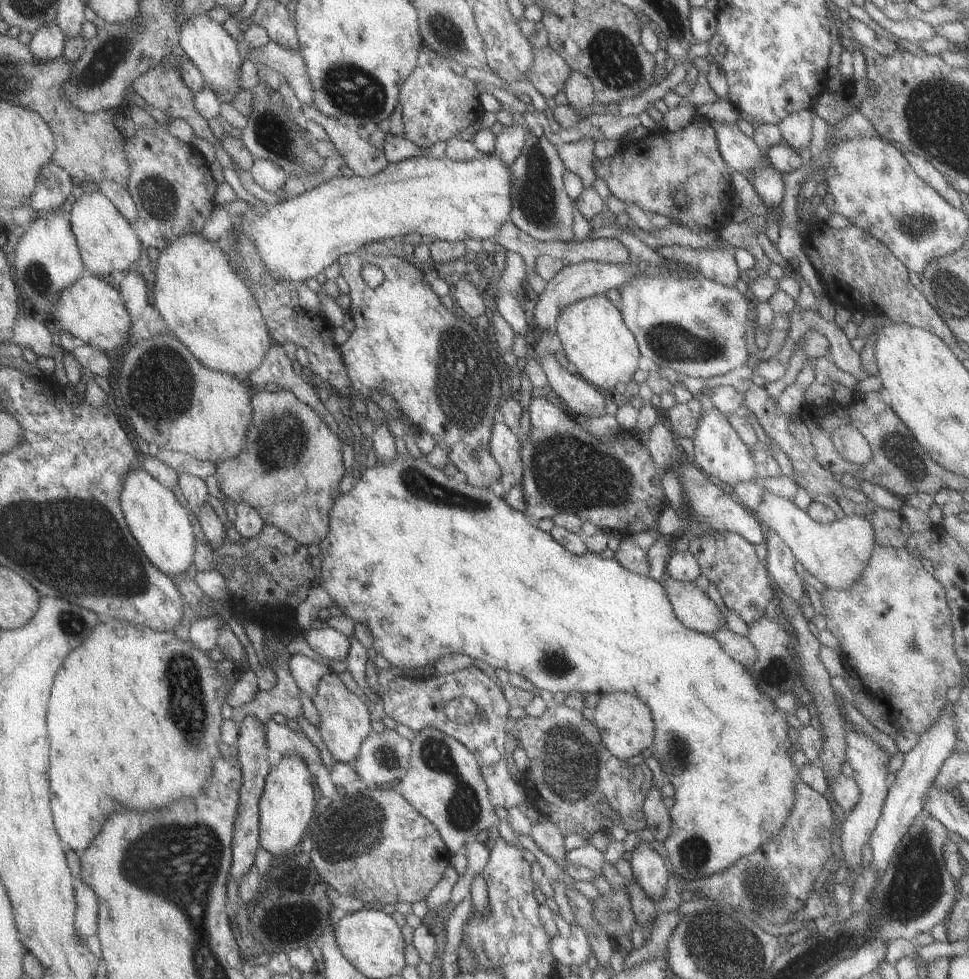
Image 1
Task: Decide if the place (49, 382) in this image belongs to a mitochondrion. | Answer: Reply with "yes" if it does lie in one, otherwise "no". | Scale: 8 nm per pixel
no

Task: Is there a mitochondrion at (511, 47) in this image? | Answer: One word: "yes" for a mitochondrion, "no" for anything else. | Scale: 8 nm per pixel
no

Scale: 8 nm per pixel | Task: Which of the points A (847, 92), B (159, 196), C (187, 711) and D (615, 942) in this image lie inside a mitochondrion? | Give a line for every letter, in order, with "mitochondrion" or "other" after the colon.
A: other
B: mitochondrion
C: mitochondrion
D: other

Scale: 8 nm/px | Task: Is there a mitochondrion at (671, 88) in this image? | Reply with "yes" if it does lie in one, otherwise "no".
no

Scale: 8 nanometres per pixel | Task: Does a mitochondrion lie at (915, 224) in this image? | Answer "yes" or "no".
yes

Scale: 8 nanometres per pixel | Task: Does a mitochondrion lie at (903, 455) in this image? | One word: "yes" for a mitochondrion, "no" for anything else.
yes

